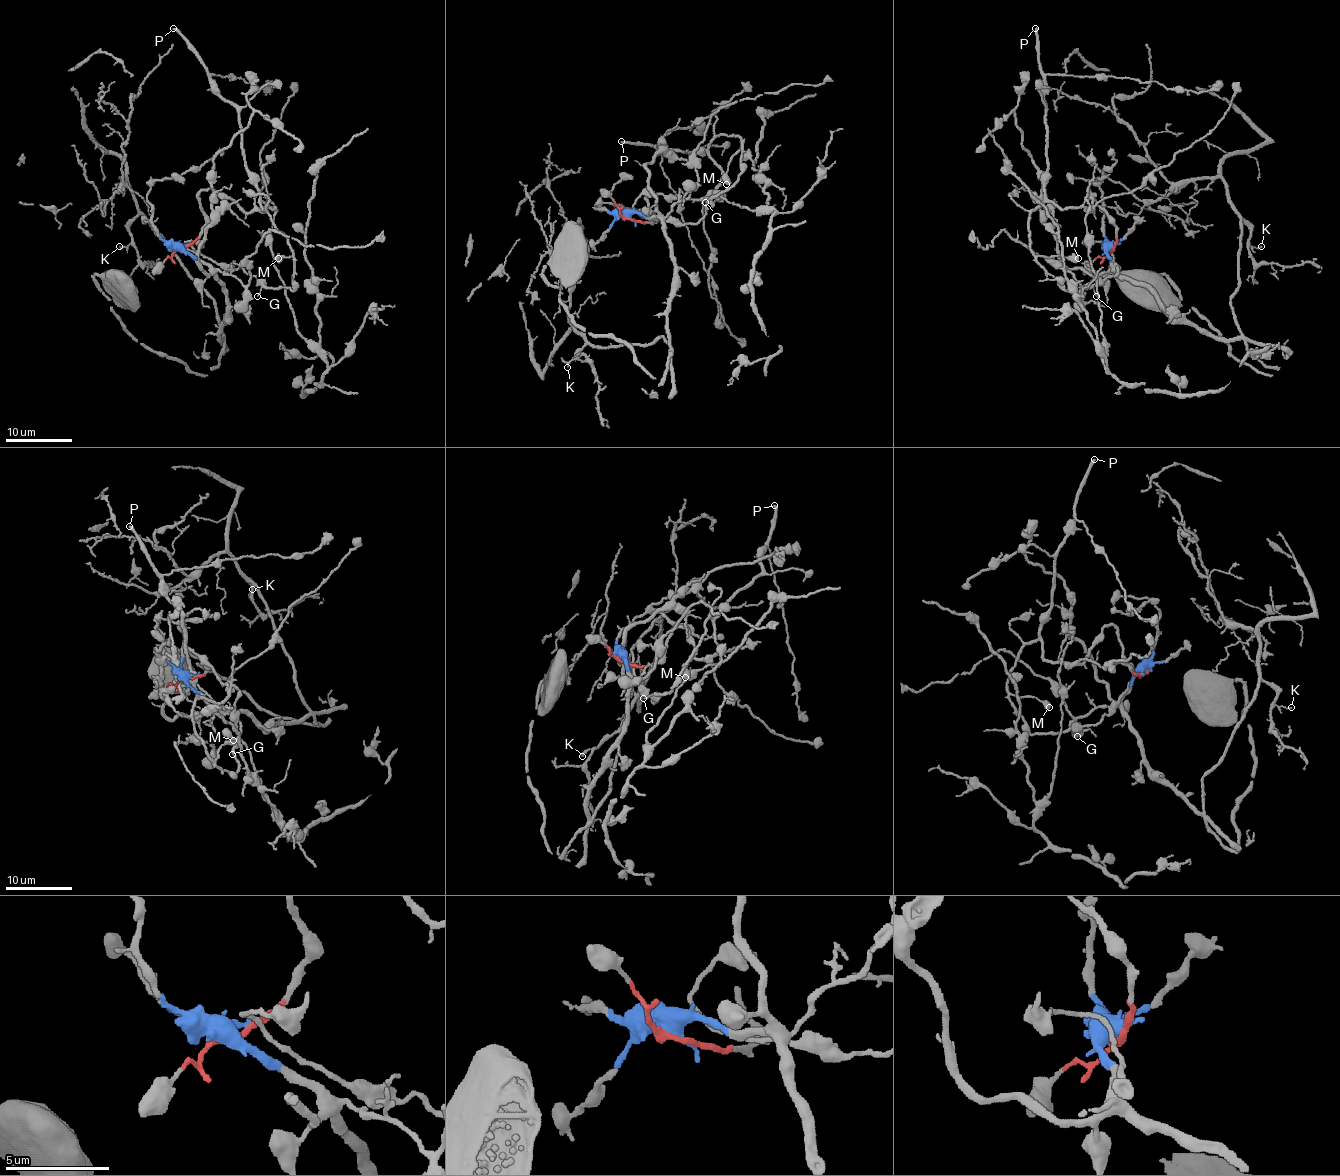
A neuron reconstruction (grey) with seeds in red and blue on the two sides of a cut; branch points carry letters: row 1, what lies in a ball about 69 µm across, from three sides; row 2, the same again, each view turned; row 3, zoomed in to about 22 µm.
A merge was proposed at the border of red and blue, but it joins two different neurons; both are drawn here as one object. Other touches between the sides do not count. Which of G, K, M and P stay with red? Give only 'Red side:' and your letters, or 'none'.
Red side: G, M, P

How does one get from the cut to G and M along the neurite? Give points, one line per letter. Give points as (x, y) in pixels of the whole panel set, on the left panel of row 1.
G: (178, 249), (205, 224), (205, 189), (246, 212), (273, 209), (264, 202), (288, 240), (293, 289), (258, 295)
M: (178, 249), (205, 224), (205, 189), (246, 212), (273, 207), (259, 202), (293, 254), (278, 259)

